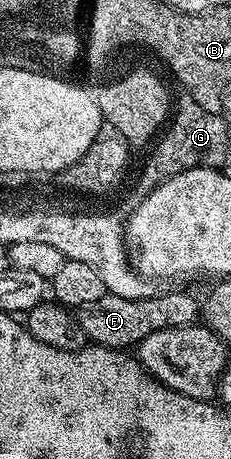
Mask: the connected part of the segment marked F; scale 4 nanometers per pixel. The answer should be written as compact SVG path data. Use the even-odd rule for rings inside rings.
M169 290L166 294L158 293L152 298L135 298L127 300L127 296L115 296L106 293L91 304L76 307L75 313L83 328L86 339L99 346L110 346L113 350L124 351L136 347L151 332L159 332L163 328L179 328L191 326L199 318L199 302L181 290Z

